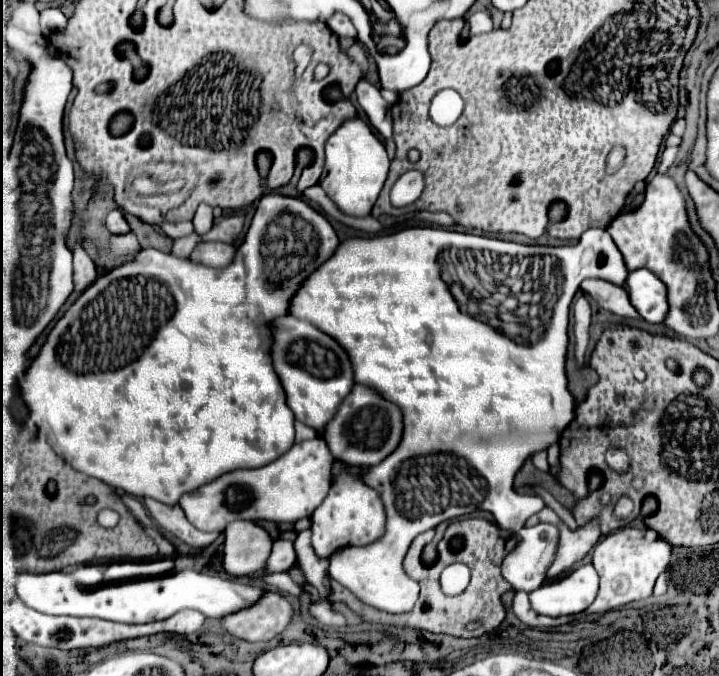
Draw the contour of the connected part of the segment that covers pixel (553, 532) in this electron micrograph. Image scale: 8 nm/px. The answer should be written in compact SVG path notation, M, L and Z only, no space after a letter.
M537 524L533 528L521 528L519 530L519 542L517 542L515 550L509 552L503 560L503 566L501 566L503 578L515 590L525 590L525 592L537 590L545 582L547 570L553 564L557 542L559 542L559 528L555 524Z

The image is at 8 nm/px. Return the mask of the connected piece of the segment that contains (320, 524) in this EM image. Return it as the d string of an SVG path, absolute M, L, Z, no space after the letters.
M341 472L323 500L323 504L311 516L311 544L319 558L331 558L339 548L367 546L385 534L385 508L379 494L361 482L359 476Z

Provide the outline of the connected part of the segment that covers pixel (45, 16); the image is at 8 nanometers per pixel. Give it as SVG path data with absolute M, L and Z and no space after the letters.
M47 8L41 12L41 32L49 36L53 32L63 32L67 28L67 18L59 8Z

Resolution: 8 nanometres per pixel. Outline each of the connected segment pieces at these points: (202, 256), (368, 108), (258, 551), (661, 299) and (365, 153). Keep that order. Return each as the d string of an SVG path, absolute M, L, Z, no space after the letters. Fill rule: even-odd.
M201 242L193 252L191 252L191 260L193 262L201 262L205 266L227 266L231 264L231 258L235 254L235 246L231 244L223 244L223 242Z
M361 80L355 88L355 94L357 94L357 102L359 106L363 108L363 112L367 114L371 126L383 136L383 138L391 138L391 126L393 126L393 120L389 116L389 104L383 100L383 96L379 94L379 90Z
M235 520L225 526L223 570L229 576L243 578L261 572L271 554L273 540L255 522Z
M647 268L635 270L627 278L627 292L631 304L637 308L641 318L651 324L661 324L669 312L667 286Z
M353 118L353 120L345 122L327 140L327 144L325 144L327 176L320 181L320 185L327 192L327 196L333 198L333 202L337 204L337 208L341 212L345 212L349 216L367 216L367 212L371 212L387 179L391 164L382 142L361 118ZM361 190L367 190L367 194L361 194ZM359 200L367 200L367 202L359 202Z

